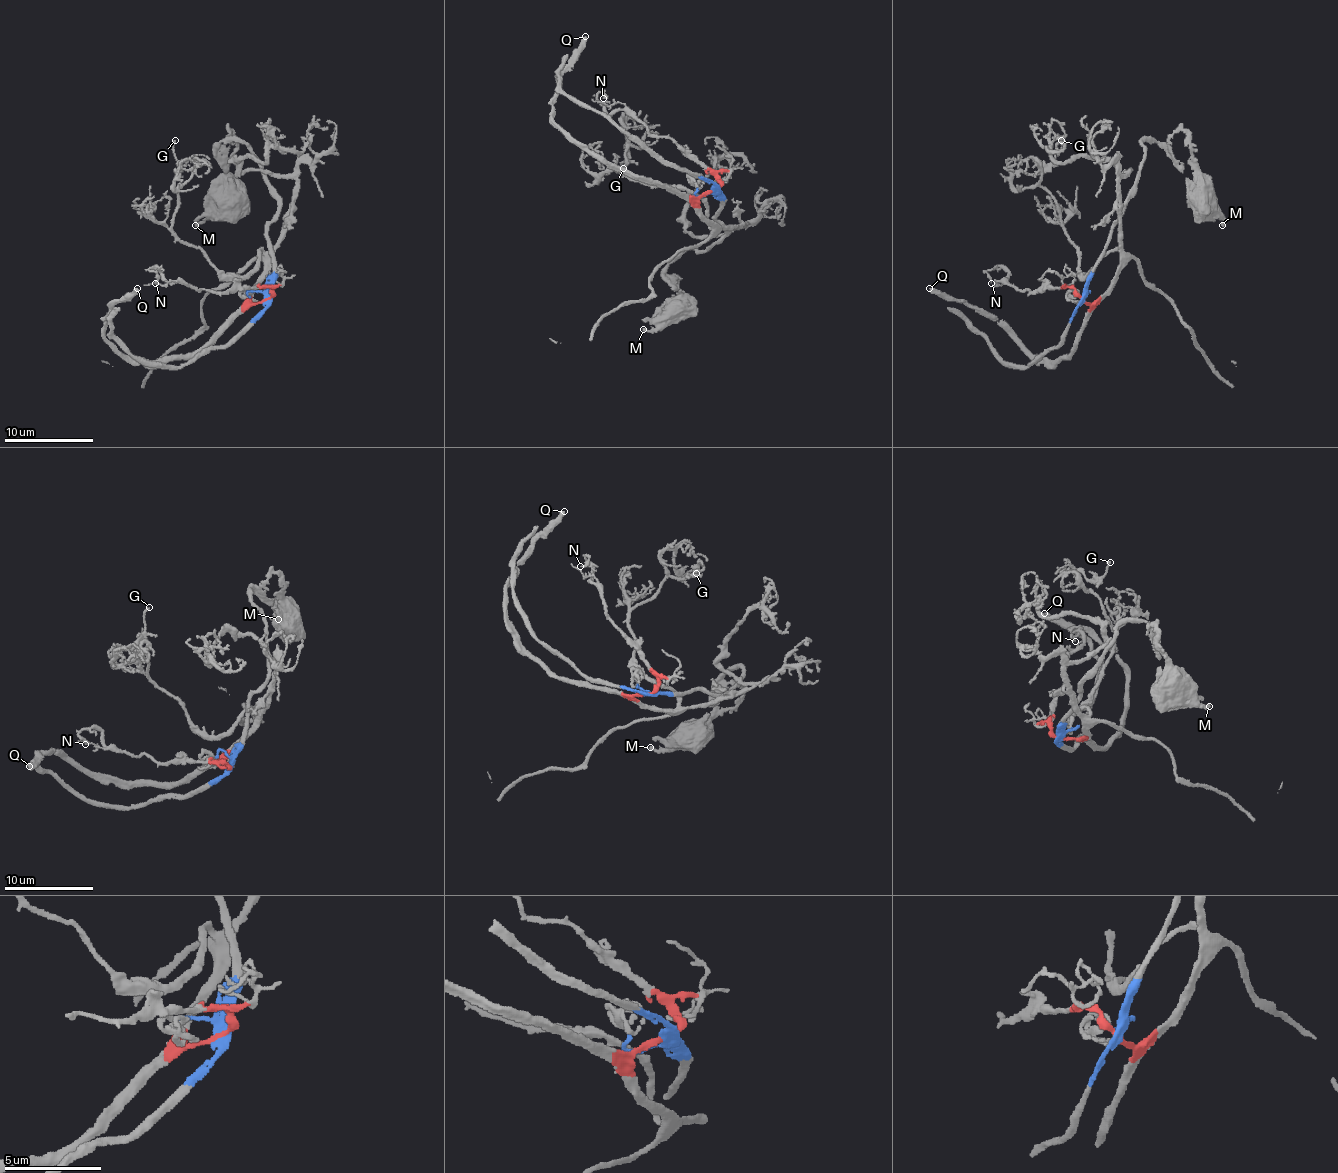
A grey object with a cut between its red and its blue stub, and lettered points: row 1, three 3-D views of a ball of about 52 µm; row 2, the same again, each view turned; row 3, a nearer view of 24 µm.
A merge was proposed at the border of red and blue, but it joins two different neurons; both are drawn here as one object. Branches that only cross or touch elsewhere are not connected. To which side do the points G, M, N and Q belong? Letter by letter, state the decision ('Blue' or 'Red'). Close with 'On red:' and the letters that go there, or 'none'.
G: Red
M: Blue
N: Red
Q: Red
On red: G, N, Q

